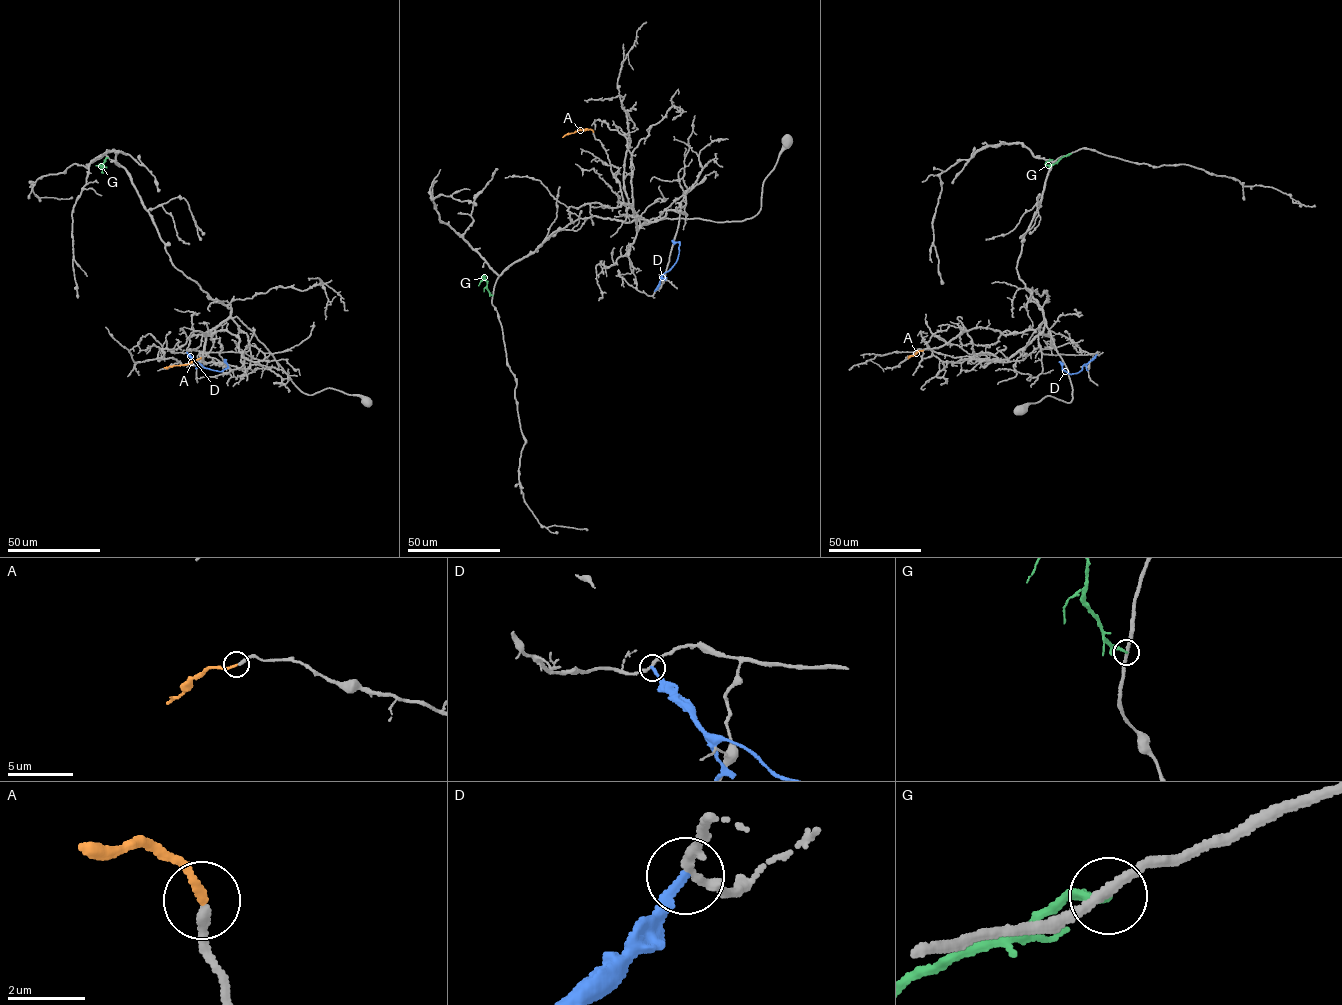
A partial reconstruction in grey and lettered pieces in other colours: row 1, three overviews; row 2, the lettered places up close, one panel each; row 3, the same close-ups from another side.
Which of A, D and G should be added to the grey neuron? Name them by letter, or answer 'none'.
A

